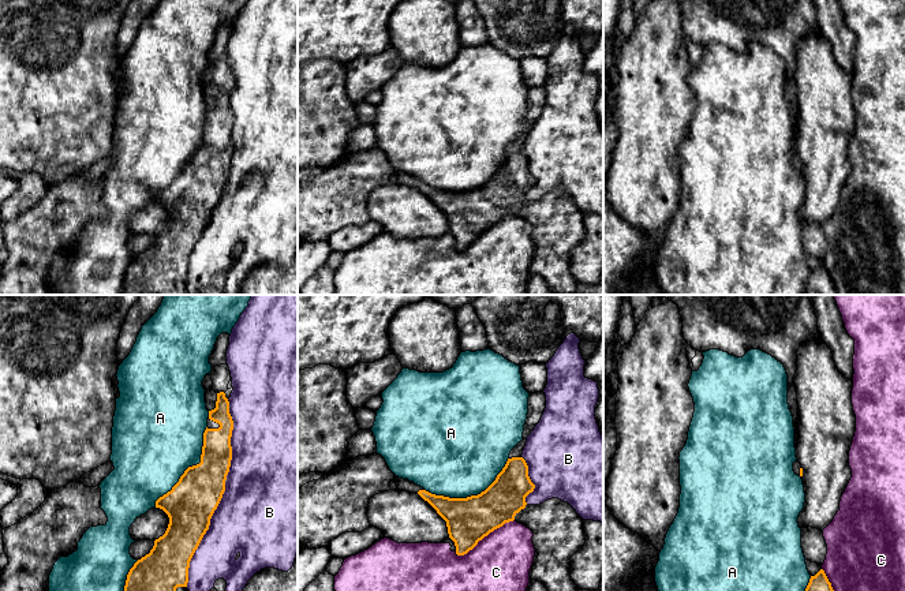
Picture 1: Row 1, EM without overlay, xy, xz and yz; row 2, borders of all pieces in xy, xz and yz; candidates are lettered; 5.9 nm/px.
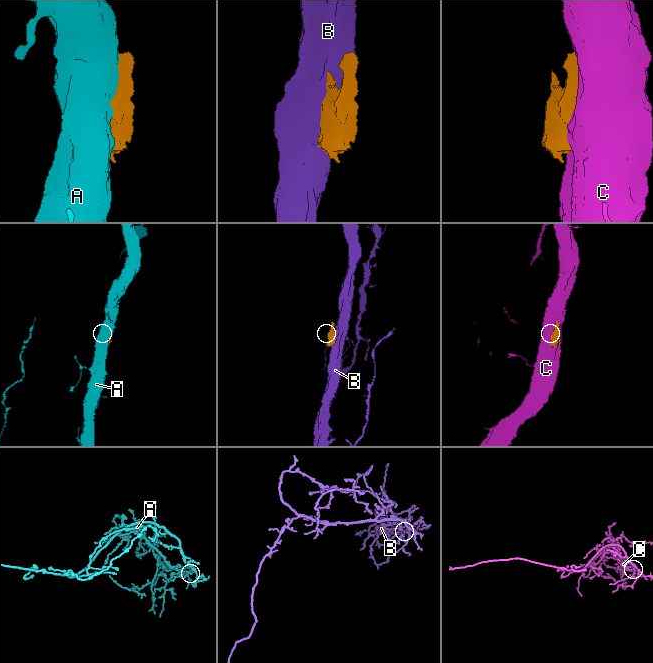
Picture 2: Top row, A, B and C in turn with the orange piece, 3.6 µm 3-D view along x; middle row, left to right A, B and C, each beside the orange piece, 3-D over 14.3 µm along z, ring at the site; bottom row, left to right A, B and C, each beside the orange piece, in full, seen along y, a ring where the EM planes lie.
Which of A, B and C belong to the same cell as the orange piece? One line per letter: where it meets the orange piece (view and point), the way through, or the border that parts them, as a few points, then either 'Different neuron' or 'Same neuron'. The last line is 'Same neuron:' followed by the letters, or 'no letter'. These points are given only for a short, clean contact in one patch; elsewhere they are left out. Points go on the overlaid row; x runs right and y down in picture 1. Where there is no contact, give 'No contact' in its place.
A: Touches orange at xz (471, 496). Different neuron
B: Touches orange at xy (223, 493). Different neuron
C: Touches orange at xz (483, 537). Different neuron
Same neuron: no letter

